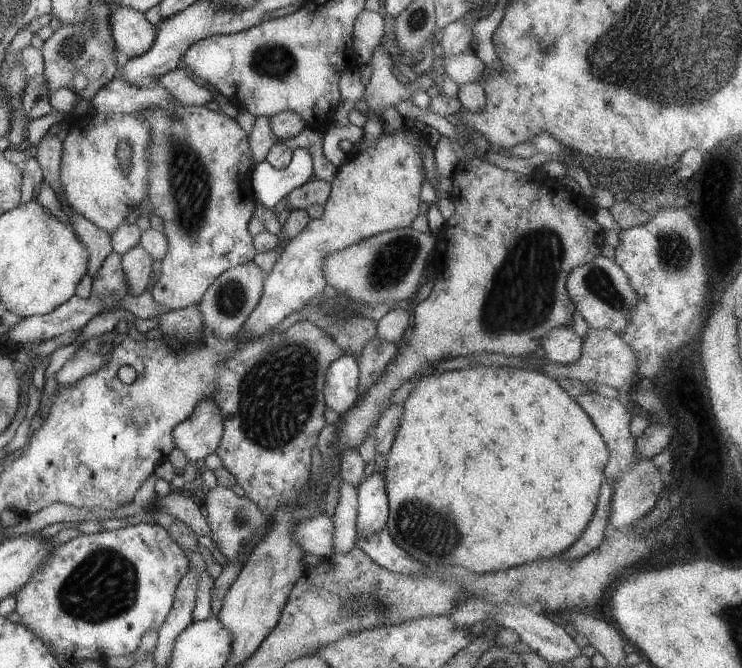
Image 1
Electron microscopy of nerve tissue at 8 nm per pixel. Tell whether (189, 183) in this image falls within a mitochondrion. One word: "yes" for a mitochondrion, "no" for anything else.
yes

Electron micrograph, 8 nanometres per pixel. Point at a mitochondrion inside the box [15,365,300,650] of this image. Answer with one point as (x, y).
(104, 585)

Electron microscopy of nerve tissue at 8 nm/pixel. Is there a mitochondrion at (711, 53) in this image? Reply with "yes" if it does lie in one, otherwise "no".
yes

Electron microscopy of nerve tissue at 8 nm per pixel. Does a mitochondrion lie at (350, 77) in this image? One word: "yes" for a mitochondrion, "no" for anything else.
no

